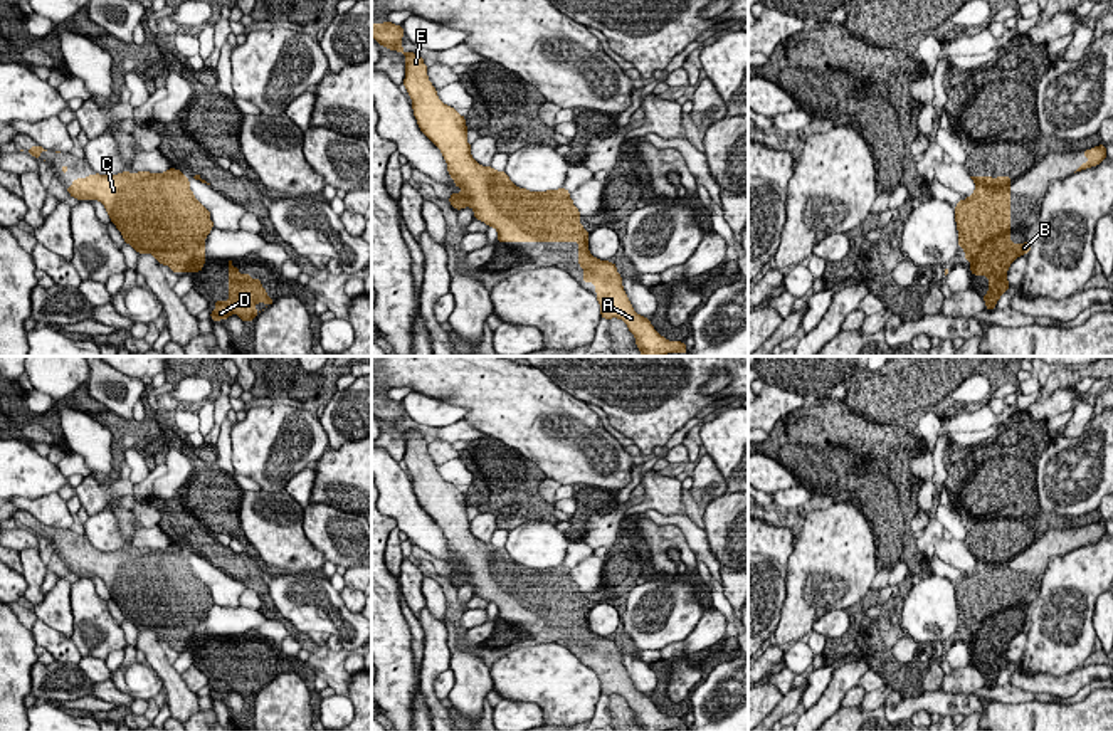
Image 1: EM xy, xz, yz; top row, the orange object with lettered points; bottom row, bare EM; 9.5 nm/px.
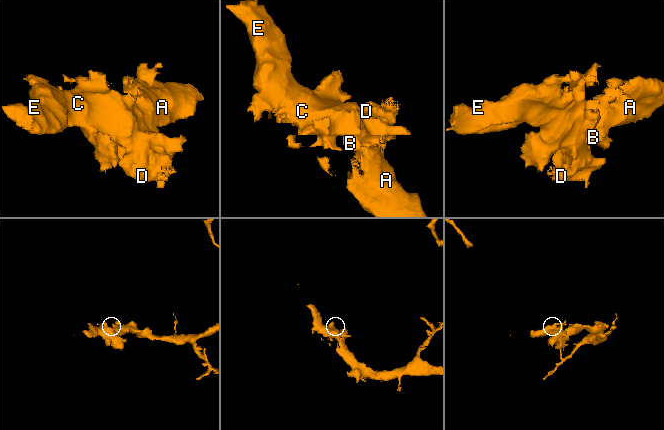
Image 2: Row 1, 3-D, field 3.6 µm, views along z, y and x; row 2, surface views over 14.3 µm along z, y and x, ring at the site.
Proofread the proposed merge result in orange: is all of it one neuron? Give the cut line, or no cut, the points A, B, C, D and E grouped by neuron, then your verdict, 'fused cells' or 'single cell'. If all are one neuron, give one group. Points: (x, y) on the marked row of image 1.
cut none; groups A B C D E; single cell

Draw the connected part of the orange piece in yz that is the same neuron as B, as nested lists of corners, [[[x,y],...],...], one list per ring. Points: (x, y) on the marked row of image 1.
[[[970,176],[977,188],[955,207],[957,244],[965,250],[973,276],[989,277],[984,294],[987,311],[994,309],[1009,289],[1010,264],[1029,254],[1029,242],[1010,240],[1010,176]]]

